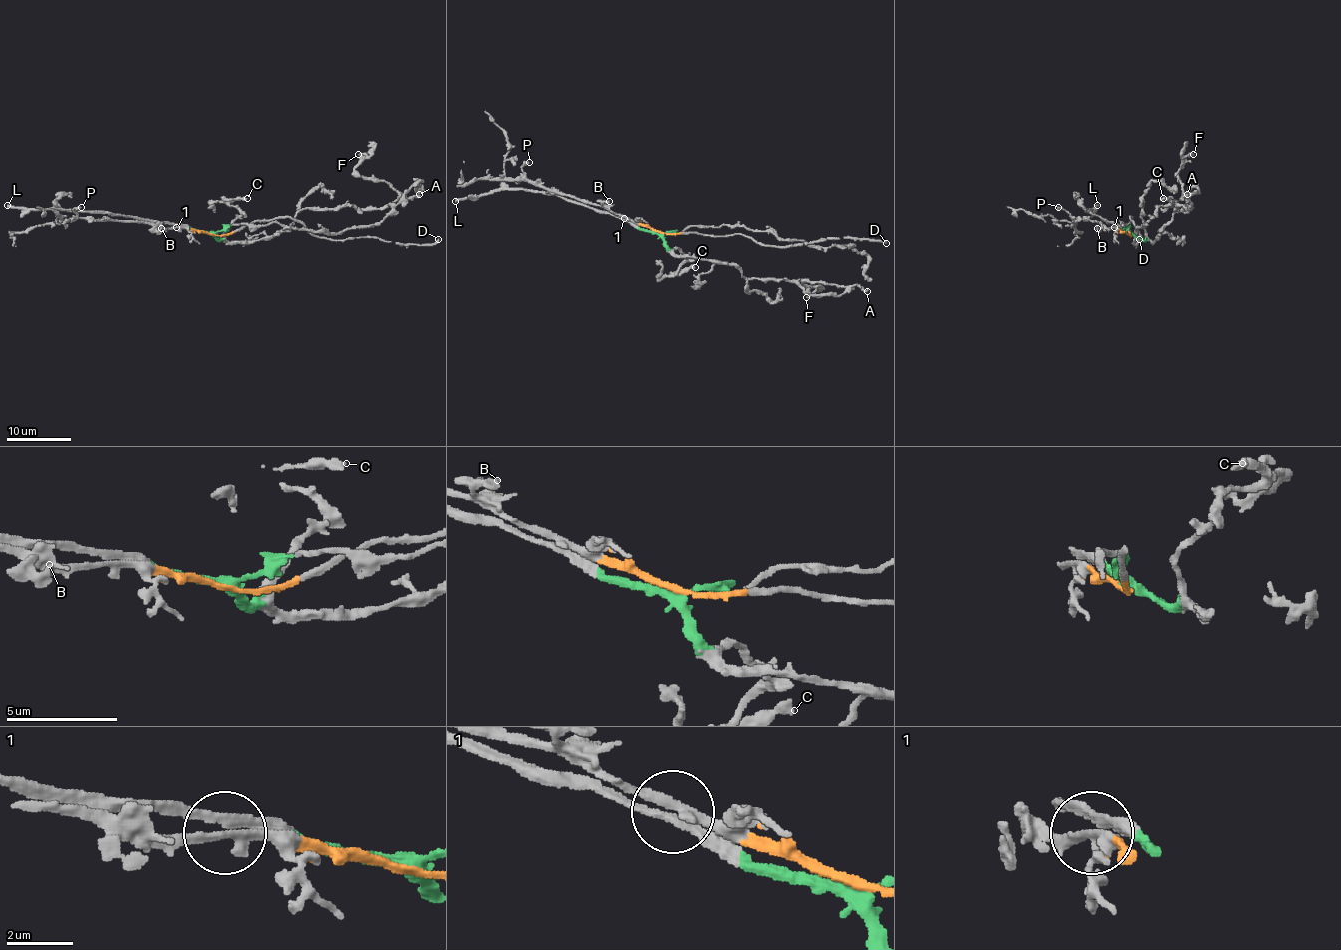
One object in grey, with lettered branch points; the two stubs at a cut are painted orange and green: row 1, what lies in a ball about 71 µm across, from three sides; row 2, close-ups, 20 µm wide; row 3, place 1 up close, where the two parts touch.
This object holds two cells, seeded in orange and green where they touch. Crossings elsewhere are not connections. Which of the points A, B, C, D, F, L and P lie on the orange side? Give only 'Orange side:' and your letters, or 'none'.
Orange side: B, D, P

